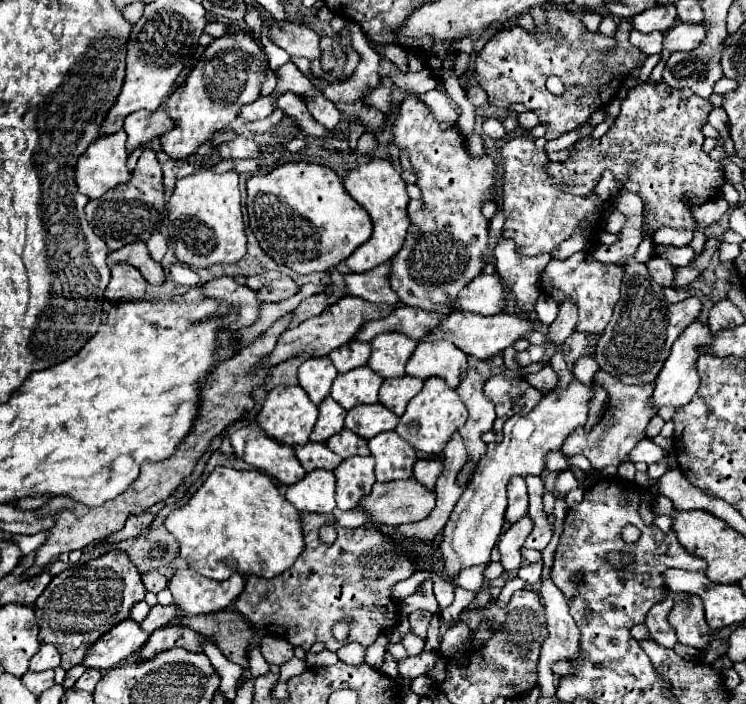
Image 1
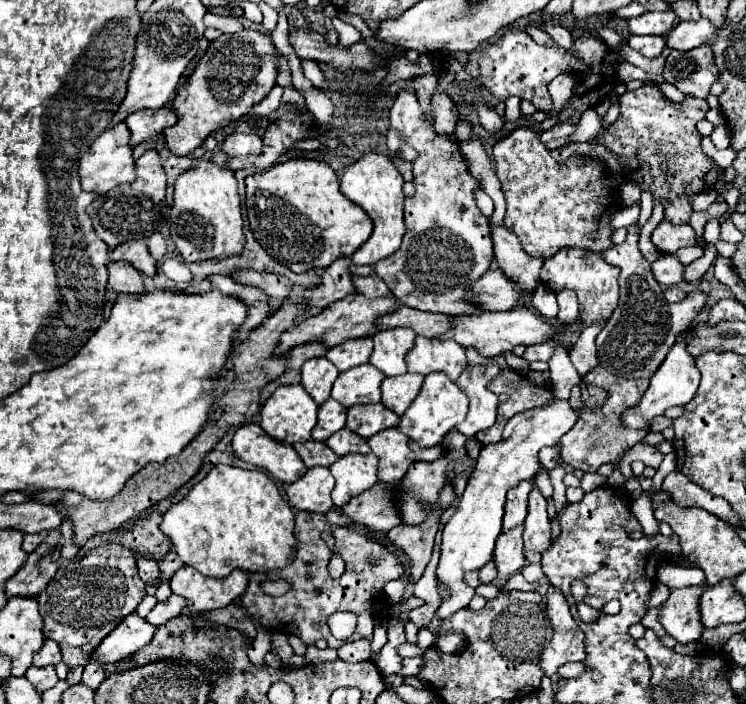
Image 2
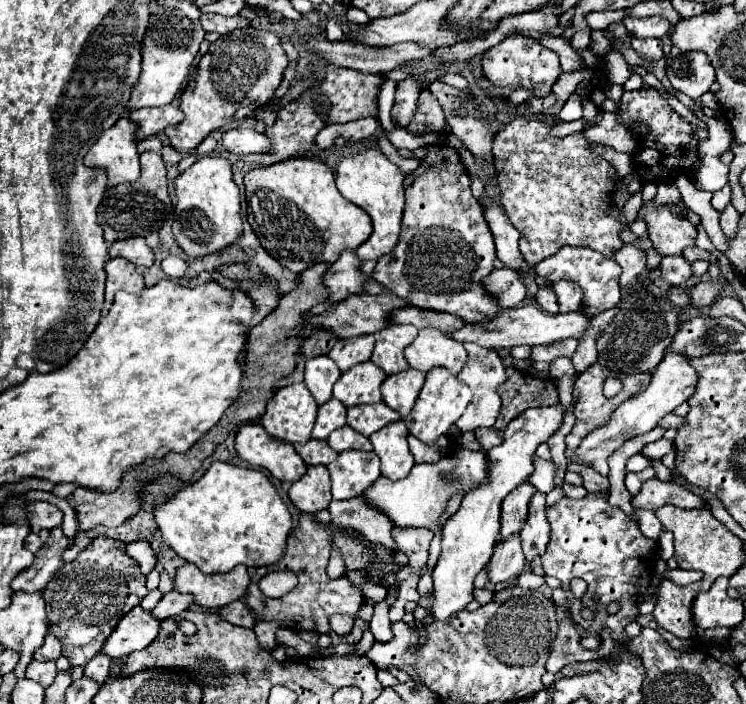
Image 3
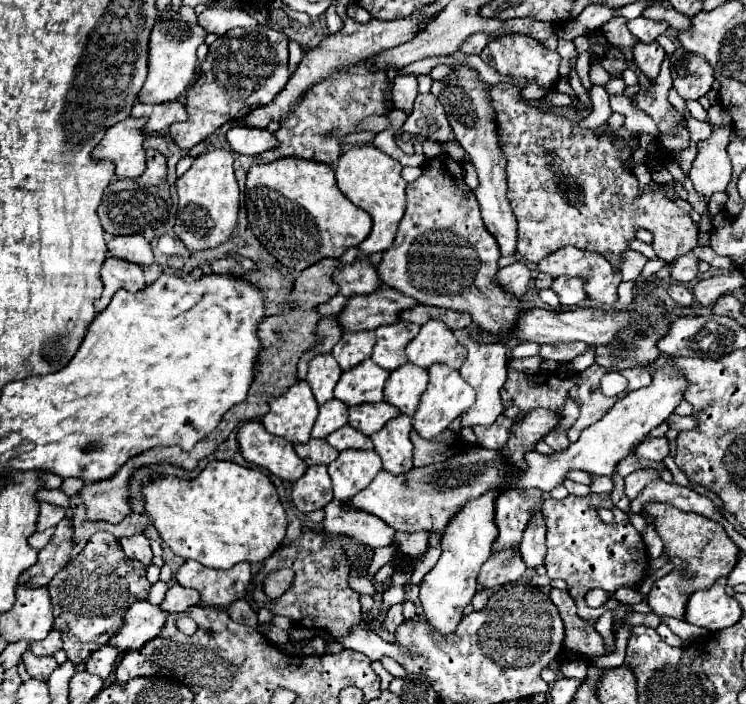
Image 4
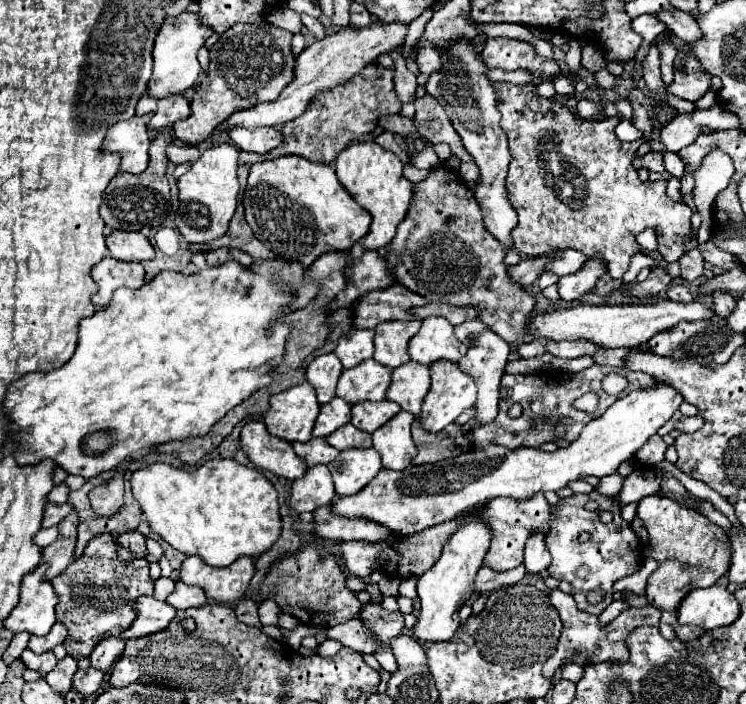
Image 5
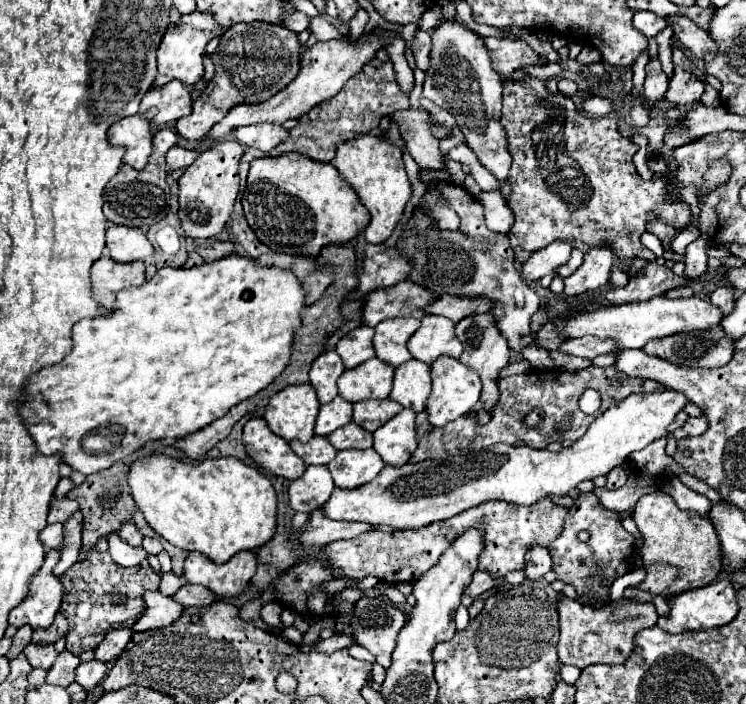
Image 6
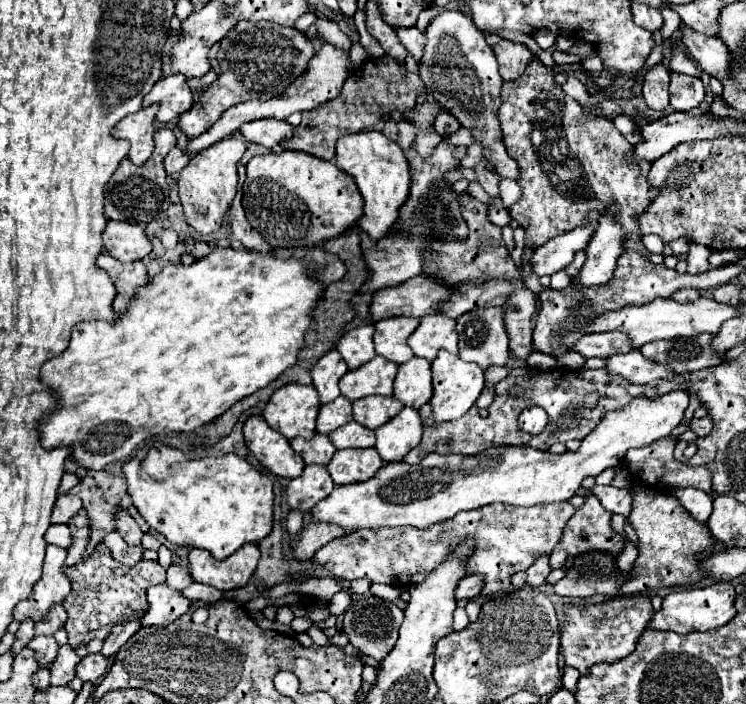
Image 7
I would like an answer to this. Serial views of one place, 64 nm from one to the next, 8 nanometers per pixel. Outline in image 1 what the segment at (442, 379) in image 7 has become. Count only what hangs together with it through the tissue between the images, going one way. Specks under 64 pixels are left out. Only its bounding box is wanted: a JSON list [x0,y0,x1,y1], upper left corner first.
[396,376,468,454]

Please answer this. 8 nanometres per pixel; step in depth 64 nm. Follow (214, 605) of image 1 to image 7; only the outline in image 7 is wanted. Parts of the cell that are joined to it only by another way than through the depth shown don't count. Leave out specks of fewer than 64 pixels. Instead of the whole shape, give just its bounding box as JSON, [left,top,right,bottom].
[188,544,260,590]

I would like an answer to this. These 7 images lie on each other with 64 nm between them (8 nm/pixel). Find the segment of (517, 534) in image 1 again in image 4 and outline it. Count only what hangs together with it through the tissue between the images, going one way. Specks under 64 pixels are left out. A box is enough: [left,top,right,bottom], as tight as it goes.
[478,550,526,590]

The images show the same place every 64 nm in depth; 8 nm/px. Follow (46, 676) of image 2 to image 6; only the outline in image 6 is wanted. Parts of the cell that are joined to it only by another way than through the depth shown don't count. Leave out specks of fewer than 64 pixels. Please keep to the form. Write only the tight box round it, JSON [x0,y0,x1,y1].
[24,642,58,670]

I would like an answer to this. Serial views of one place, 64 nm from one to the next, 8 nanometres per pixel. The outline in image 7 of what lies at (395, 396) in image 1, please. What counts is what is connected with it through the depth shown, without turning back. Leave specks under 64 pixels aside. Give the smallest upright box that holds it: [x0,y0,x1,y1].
[394,356,432,408]

